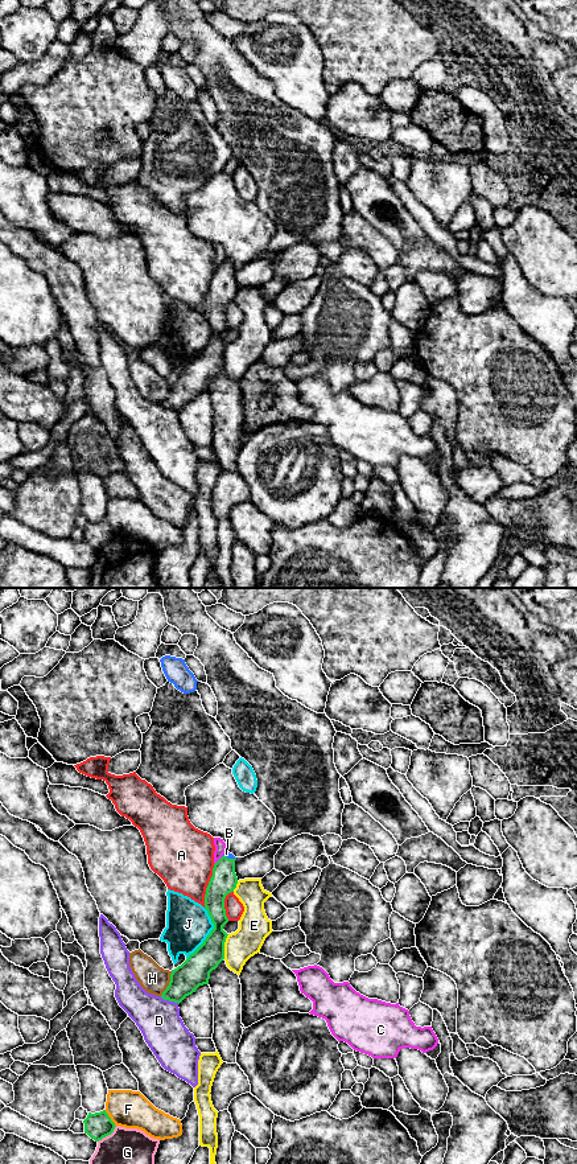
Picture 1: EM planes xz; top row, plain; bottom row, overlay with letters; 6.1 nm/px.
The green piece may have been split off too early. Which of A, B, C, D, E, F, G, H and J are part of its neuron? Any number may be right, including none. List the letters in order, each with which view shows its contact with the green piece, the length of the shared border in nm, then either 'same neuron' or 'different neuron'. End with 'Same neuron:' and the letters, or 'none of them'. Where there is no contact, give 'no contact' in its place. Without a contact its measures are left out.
A: xz | 280 nm | different neuron
B: xz | 80 nm | same neuron
C: xz | 80 nm | different neuron
D: xz | 130 nm | different neuron
E: xz | 160 nm | different neuron
F: xz | 120 nm | different neuron
G: xz | 160 nm | different neuron
H: xz | 170 nm | different neuron
J: xz | 340 nm | different neuron
Same neuron: B

